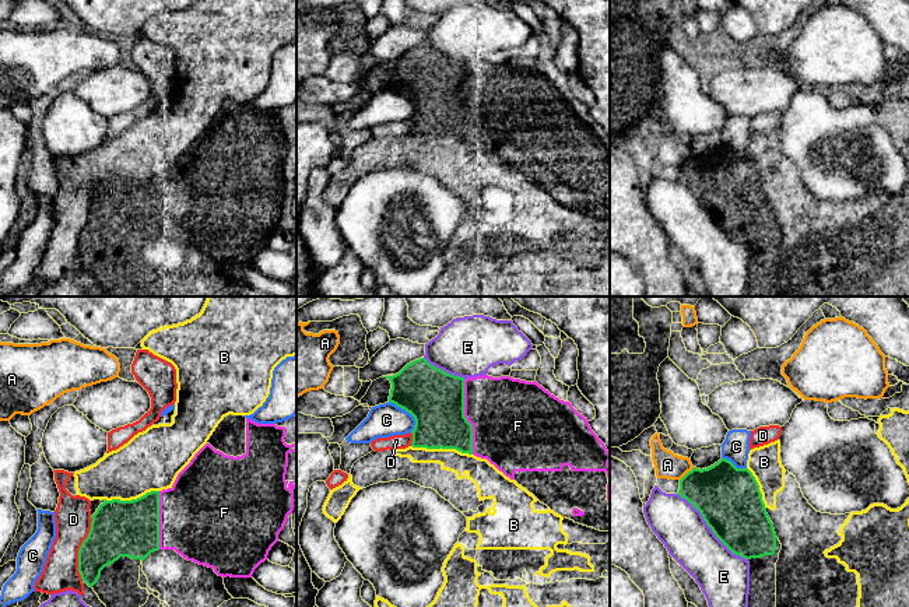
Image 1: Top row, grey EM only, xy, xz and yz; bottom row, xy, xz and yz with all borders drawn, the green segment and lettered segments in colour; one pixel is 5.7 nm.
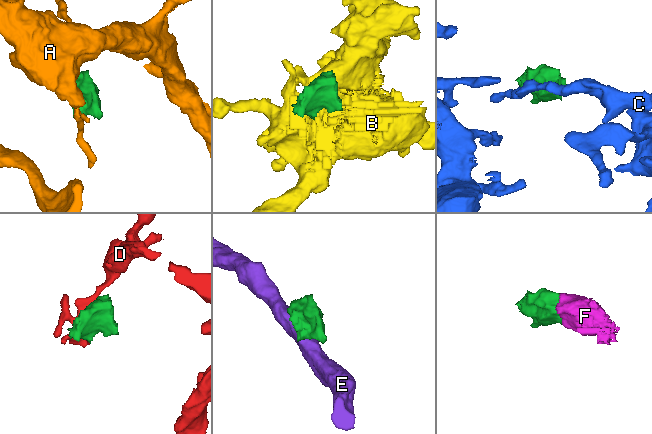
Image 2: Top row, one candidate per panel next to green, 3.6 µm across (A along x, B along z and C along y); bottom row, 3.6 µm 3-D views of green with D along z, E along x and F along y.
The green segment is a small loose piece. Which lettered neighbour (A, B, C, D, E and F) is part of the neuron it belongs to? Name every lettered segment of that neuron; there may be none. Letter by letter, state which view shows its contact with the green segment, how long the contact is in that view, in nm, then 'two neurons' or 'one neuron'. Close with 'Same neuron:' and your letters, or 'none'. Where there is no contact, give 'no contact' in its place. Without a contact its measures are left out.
A: yz | 120 nm | two neurons
B: xz | 360 nm | two neurons
C: xz | 220 nm | two neurons
D: xy | 380 nm | two neurons
E: yz | 550 nm | two neurons
F: xz | 440 nm | one neuron
Same neuron: F

